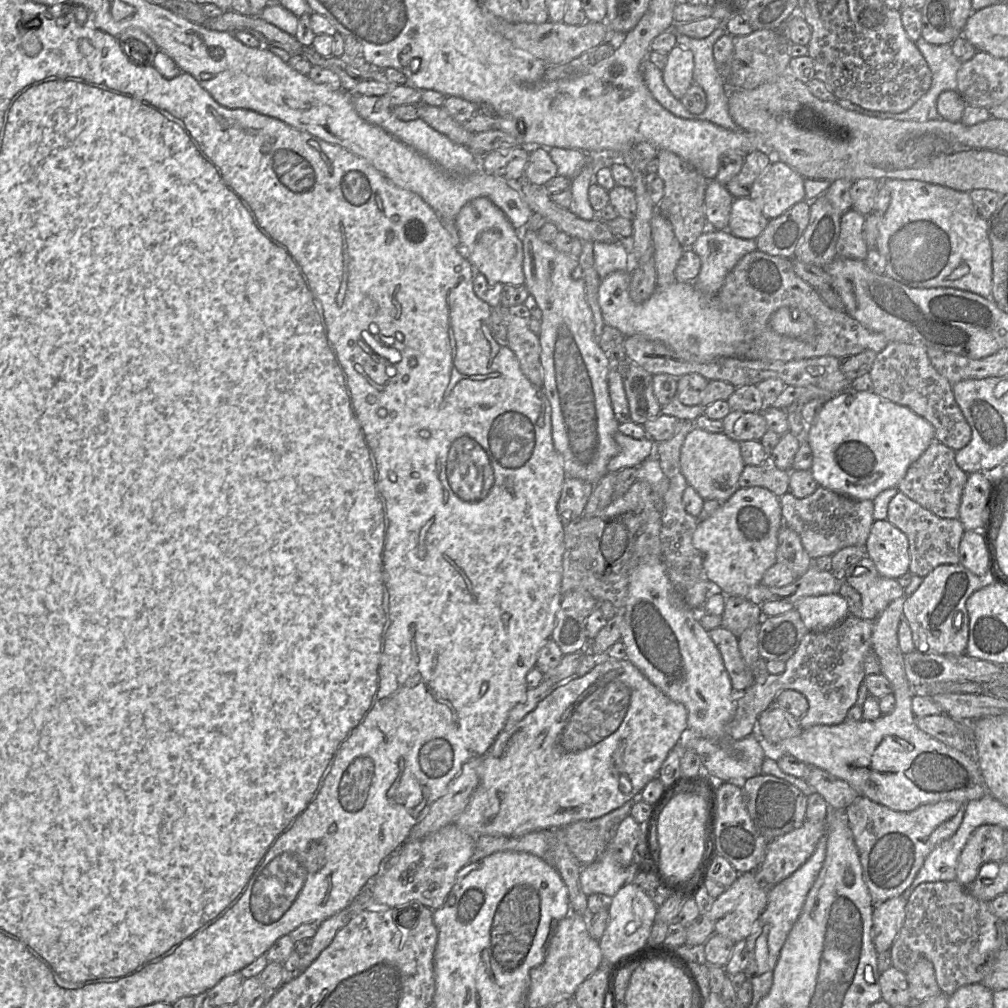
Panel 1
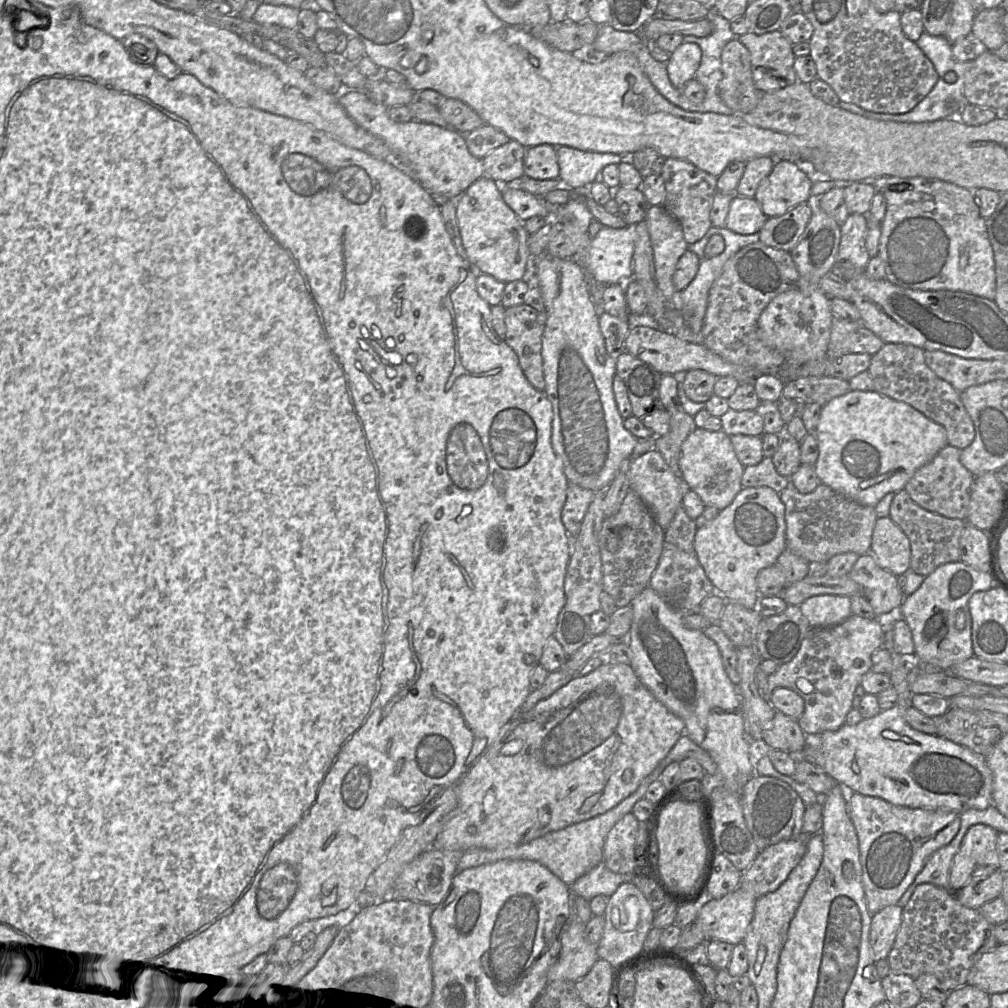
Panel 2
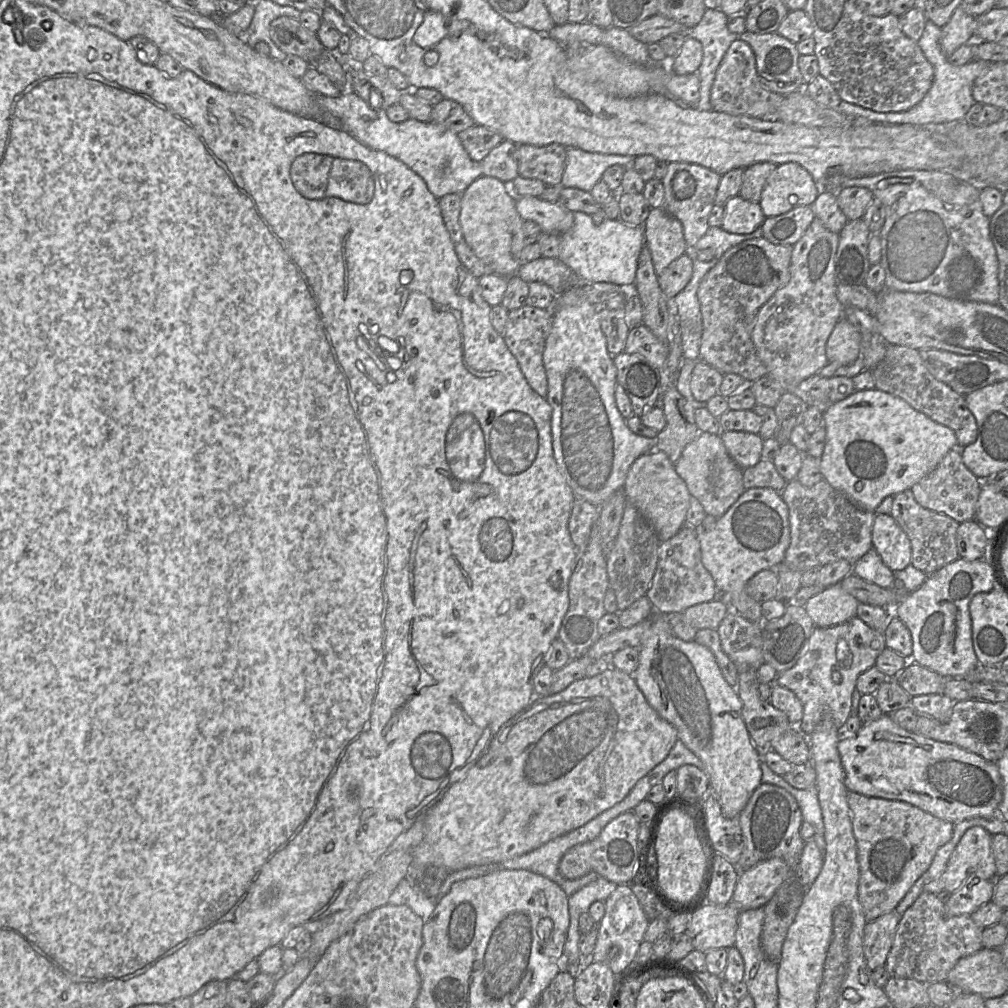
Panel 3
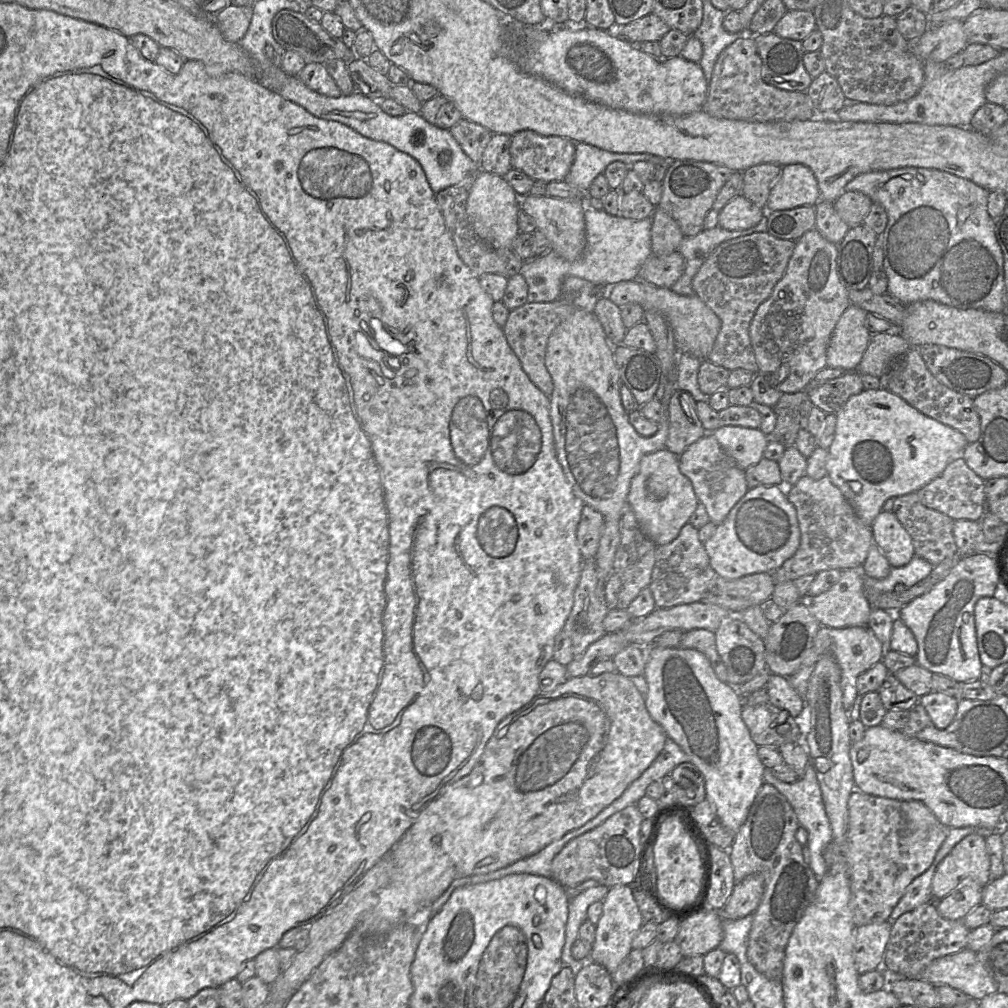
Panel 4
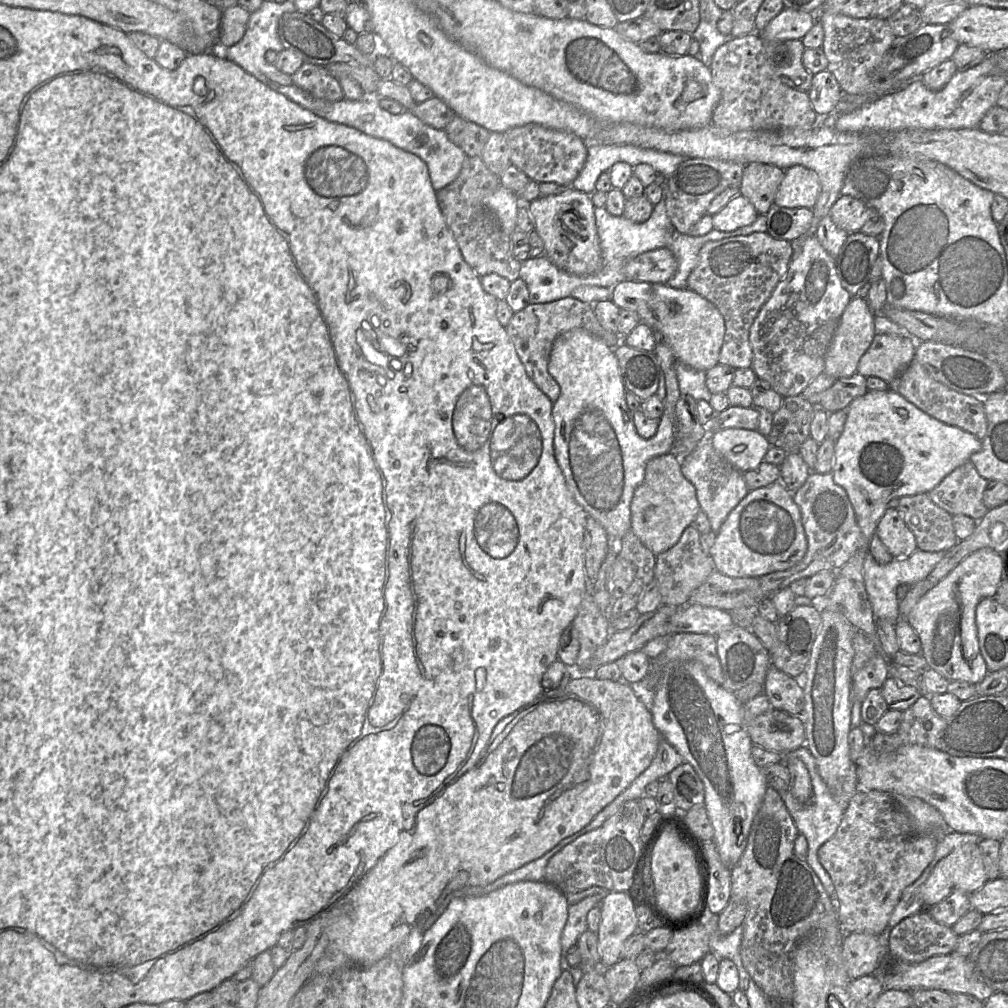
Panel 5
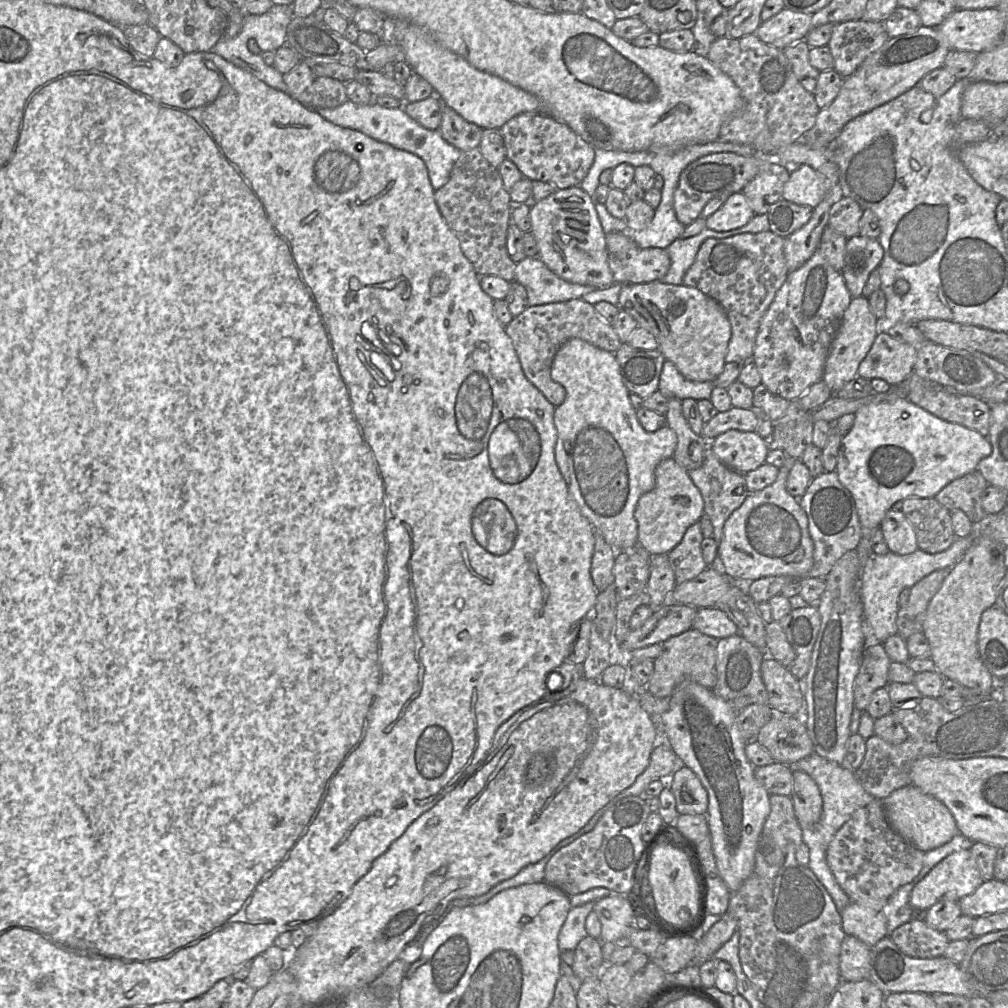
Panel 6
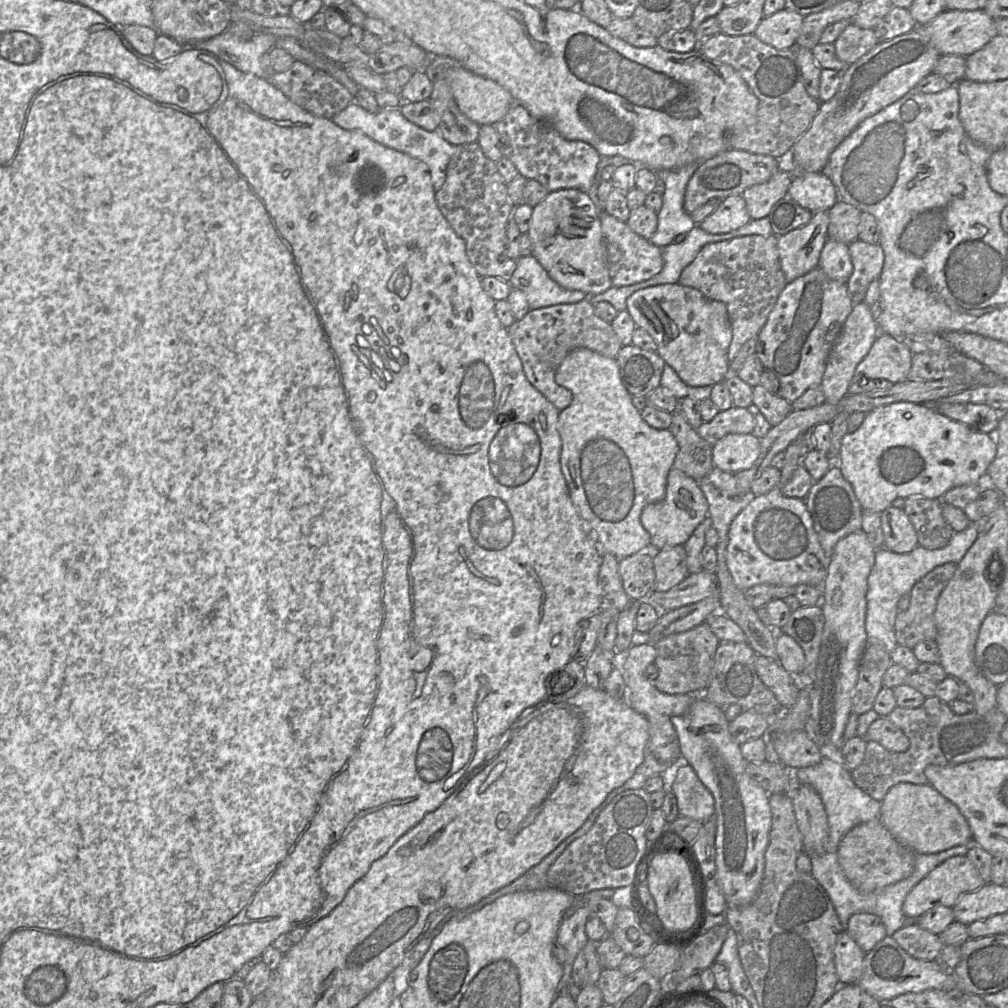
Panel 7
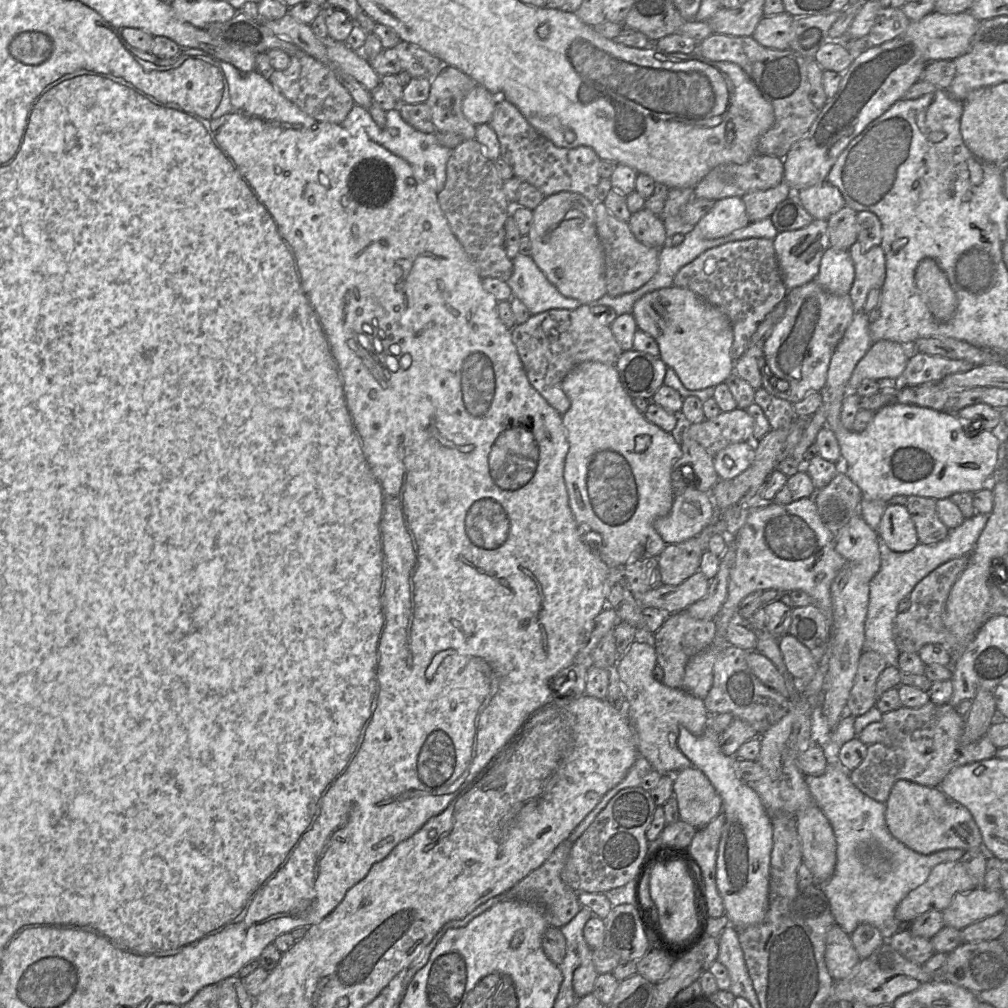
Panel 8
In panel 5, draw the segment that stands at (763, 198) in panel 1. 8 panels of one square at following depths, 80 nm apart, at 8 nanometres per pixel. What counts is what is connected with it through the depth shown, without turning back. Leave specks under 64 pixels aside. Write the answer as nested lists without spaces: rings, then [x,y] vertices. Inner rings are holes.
[[[795,165],[785,170],[784,178],[775,194],[774,205],[812,209],[818,200],[820,190],[819,178],[812,169]]]

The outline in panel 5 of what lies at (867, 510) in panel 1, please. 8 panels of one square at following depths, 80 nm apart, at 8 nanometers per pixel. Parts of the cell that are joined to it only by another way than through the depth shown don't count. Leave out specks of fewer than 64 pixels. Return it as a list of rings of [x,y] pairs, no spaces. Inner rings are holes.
[[[811,472],[803,486],[792,493],[792,496],[801,512],[807,551],[791,568],[759,577],[765,597],[771,597],[773,593],[788,587],[793,581],[810,578],[822,570],[838,571],[862,546],[862,533],[852,503],[846,490],[834,482],[832,473]]]

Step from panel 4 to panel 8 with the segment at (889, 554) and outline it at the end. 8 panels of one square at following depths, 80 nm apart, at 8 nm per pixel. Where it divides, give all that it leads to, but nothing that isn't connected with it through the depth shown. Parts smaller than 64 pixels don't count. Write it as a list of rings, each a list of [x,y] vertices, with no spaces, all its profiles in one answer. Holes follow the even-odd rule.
[[[887,504],[877,533],[883,545],[894,552],[907,552],[918,543],[915,524],[906,505]]]

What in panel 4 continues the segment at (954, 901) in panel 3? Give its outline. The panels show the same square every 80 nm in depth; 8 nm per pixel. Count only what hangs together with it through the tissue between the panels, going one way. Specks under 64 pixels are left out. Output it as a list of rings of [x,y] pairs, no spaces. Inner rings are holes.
[[[963,881],[950,894],[935,900],[939,915],[948,920],[963,920],[970,911],[982,904],[983,888],[973,881]]]

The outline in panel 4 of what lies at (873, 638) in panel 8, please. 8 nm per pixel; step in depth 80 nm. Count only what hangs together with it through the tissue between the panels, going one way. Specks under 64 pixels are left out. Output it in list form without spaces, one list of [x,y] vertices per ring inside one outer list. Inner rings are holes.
[[[914,555],[906,565],[896,568],[891,567],[889,575],[883,579],[864,575],[865,588],[871,588],[878,592],[892,592],[898,583],[911,588],[925,579],[932,572],[933,568],[934,566],[929,561]]]

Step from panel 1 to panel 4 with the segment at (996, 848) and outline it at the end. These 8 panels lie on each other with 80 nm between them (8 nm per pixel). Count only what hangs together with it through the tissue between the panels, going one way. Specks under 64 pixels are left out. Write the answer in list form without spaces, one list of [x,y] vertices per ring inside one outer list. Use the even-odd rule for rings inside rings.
[[[969,834],[937,866],[932,879],[932,895],[934,900],[940,900],[963,881],[973,881],[985,887],[990,880],[986,839],[978,834]]]

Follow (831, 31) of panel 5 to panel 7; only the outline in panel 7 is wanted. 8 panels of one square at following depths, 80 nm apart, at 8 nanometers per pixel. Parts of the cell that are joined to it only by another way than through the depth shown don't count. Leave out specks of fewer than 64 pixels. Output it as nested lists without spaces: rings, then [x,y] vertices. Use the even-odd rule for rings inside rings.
[[[850,23],[834,42],[836,56],[847,66],[857,61],[879,43],[873,29],[862,29]]]

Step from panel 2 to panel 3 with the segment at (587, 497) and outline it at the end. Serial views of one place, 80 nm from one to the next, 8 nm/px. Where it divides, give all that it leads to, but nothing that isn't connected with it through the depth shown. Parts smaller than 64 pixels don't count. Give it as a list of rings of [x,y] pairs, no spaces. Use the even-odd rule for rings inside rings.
[[[575,497],[568,521],[568,530],[572,542],[577,547],[585,544],[591,533],[592,526],[599,518],[599,508],[594,504]]]

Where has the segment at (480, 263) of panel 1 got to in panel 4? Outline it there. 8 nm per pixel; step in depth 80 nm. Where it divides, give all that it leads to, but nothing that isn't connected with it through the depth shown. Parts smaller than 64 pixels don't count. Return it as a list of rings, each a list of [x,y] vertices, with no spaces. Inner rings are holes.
[[[480,170],[466,205],[468,217],[477,235],[494,248],[512,248],[513,241],[520,232],[520,199],[503,177]]]

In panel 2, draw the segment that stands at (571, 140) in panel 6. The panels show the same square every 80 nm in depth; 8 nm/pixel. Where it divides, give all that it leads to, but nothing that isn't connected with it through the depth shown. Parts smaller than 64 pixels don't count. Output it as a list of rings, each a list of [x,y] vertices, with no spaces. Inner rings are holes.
[[[549,144],[527,148],[524,156],[524,176],[537,180],[559,179],[556,148]]]

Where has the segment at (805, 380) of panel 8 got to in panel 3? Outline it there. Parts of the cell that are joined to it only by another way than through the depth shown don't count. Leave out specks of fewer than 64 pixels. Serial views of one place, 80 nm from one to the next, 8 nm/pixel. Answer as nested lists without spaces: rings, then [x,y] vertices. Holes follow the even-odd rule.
[[[815,217],[810,226],[807,228],[802,237],[793,245],[791,262],[790,262],[790,279],[789,282],[778,289],[772,297],[760,308],[756,317],[756,322],[752,330],[752,340],[756,348],[760,360],[767,368],[768,375],[779,383],[784,392],[792,393],[794,389],[805,379],[819,373],[828,363],[826,355],[827,341],[836,325],[836,323],[843,317],[844,306],[838,300],[836,295],[837,280],[835,275],[835,257],[839,245],[839,234],[827,229],[823,223]]]

